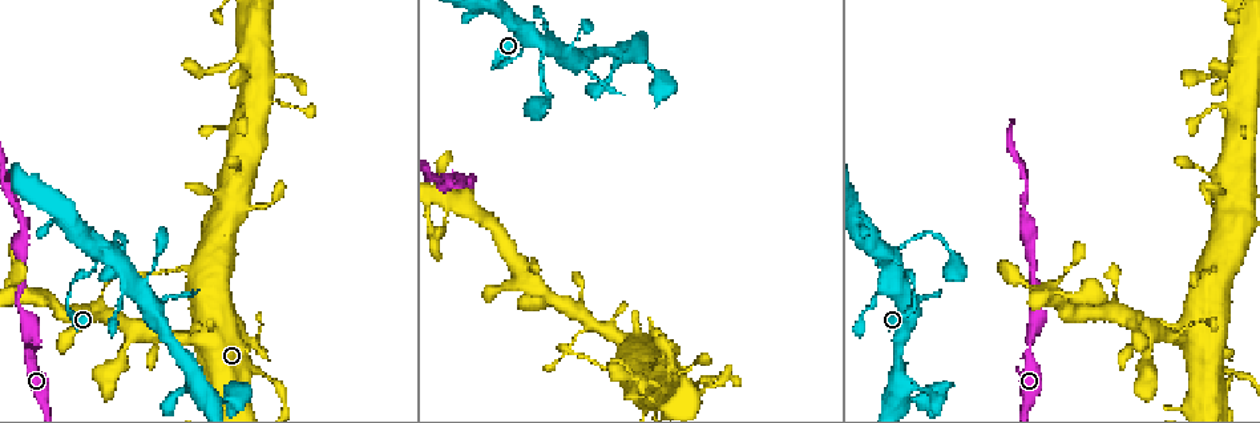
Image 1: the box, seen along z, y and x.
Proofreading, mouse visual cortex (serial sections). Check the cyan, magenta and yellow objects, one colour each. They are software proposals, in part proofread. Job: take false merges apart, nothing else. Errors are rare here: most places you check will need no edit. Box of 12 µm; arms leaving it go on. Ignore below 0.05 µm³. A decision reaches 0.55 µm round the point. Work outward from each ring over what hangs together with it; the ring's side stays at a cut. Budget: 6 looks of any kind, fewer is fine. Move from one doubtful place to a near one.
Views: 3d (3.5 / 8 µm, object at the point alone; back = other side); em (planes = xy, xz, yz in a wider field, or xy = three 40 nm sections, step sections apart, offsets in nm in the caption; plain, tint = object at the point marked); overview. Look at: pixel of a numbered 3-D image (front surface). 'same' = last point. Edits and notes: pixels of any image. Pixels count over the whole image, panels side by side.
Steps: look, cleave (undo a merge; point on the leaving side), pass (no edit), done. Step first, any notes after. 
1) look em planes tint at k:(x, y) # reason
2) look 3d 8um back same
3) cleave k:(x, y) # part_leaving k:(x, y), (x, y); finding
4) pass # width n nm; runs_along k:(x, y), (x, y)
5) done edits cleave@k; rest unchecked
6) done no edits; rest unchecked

look 3d 8um back at 1:(30, 346) # thin neck

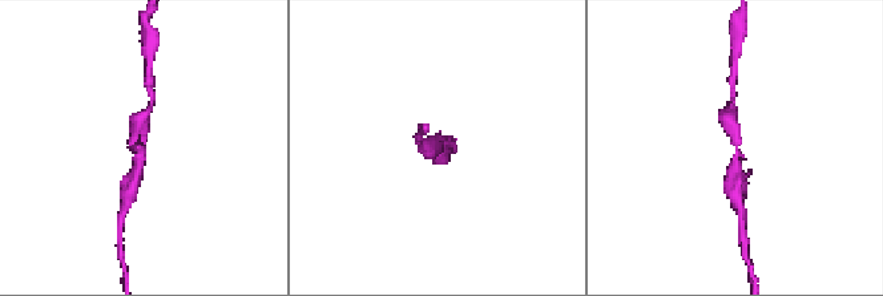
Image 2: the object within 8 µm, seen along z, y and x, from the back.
look em xy step 5 tint at 2:(136, 146) # arm_widths 350, 400 nm

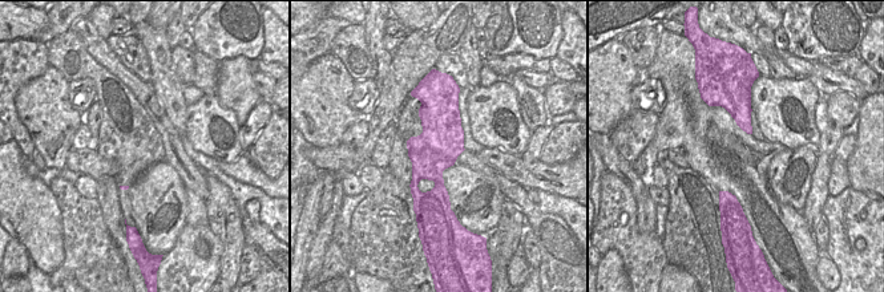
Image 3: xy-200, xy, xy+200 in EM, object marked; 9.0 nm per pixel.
pass # runs_along 2:(132, 183), (133, 133), (146, 112); one cell here

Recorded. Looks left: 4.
look 3d 3.5um at 1:(102, 254) # abrupt turn

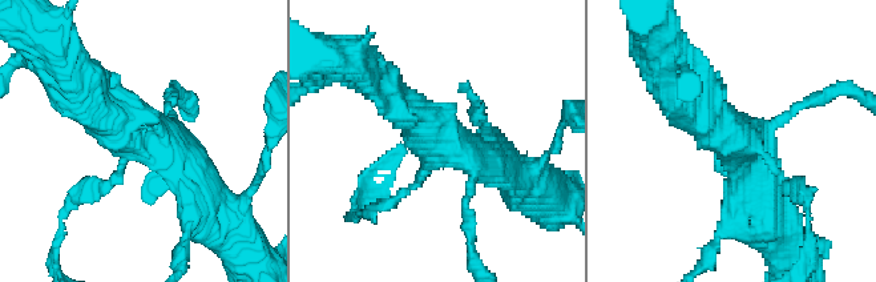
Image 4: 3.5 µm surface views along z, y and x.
look em xy step 1 tint at 4:(744, 144) # need the tissue

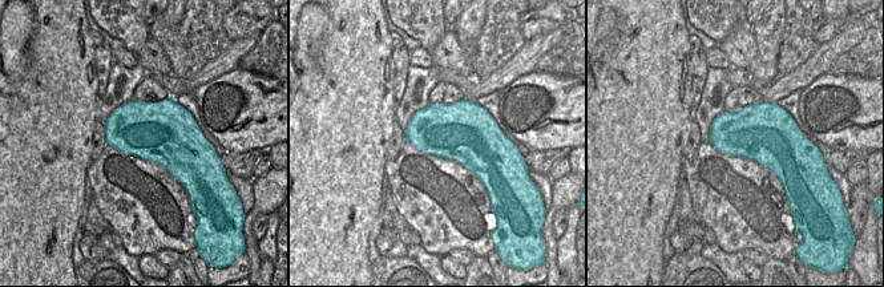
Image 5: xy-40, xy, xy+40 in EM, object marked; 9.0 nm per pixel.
pass # width 550 nm; runs_along 4:(388, 202), (441, 149), (503, 165); continuous, no second cell

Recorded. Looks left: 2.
look 3d 3.5um at 1:(193, 387) # abrupt turn

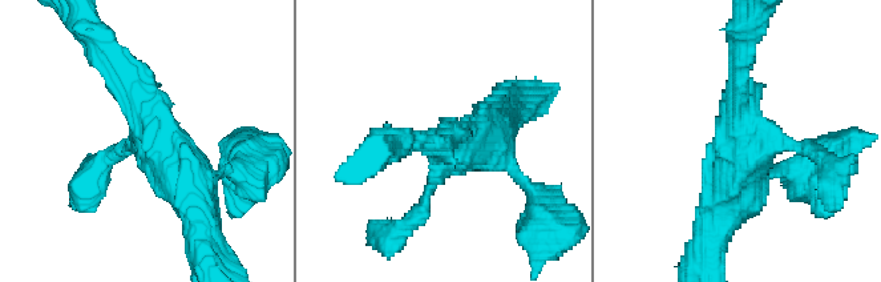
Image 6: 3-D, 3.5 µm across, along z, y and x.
look em xy step 2 tint at 6:(755, 146) # arms 3; arm_widths 200, 300, 300 nm; need the tissue

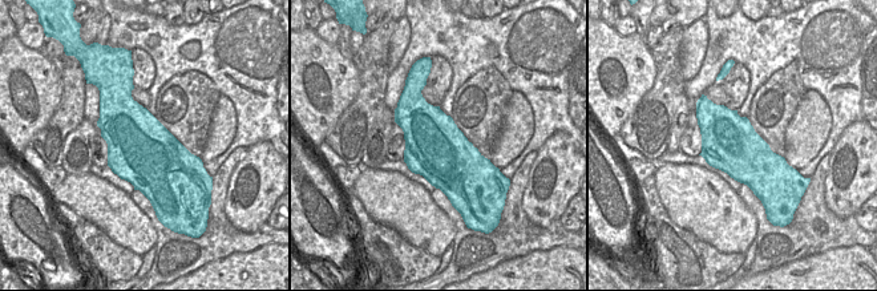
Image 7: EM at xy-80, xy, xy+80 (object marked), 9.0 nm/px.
pass # runs_along 6:(740, 79), (740, 140), (825, 160); all the same cell

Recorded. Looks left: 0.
done no edits; rest unchecked

